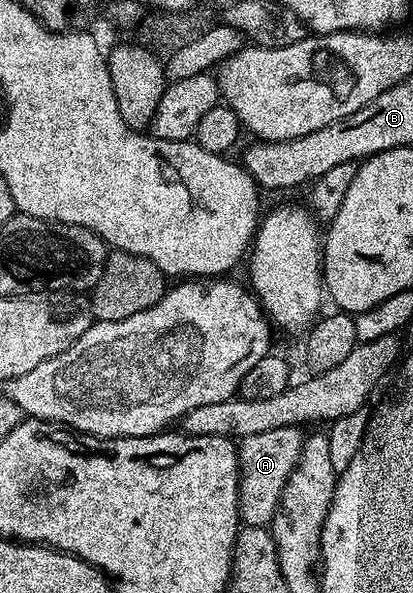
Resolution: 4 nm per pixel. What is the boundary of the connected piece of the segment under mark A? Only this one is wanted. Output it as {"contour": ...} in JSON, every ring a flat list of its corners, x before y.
{"contour":[[297,426,275,428,250,435,239,442,240,454,240,520,250,527,271,526,280,506,282,491,304,450,305,434]]}

